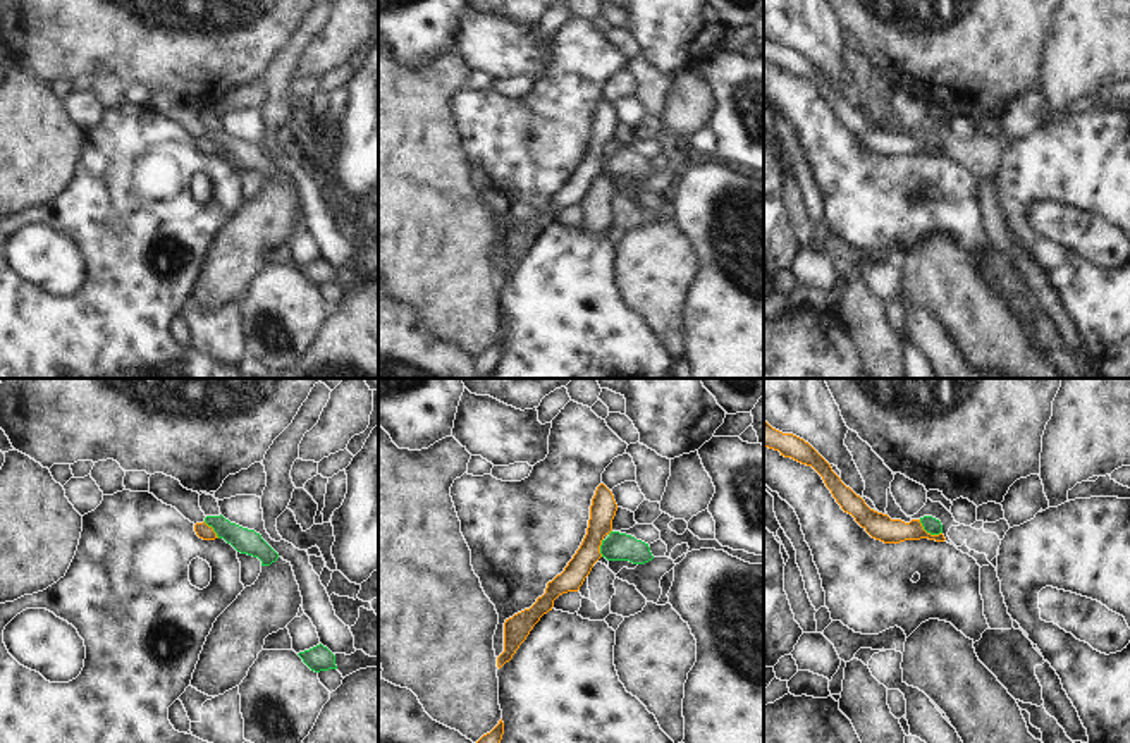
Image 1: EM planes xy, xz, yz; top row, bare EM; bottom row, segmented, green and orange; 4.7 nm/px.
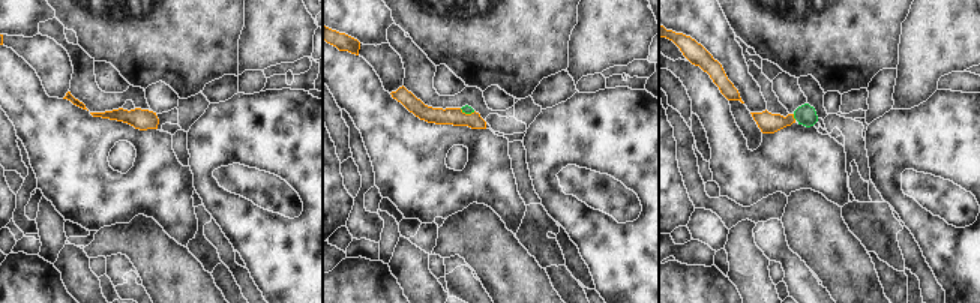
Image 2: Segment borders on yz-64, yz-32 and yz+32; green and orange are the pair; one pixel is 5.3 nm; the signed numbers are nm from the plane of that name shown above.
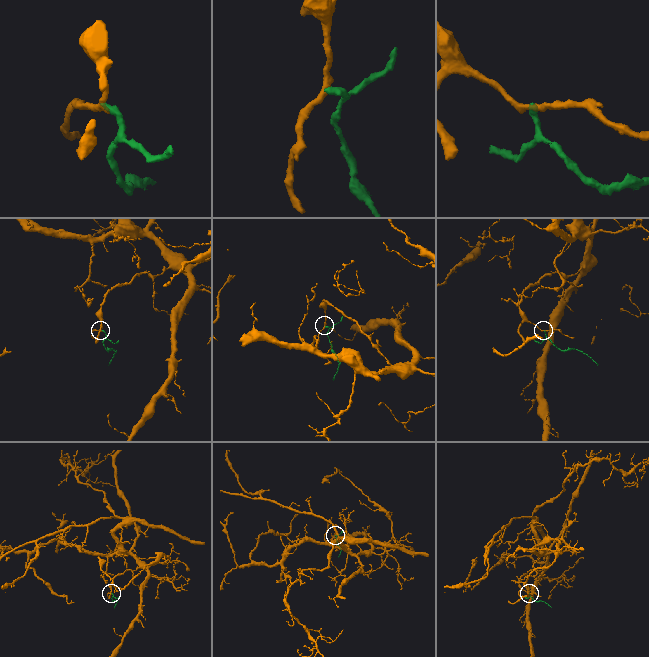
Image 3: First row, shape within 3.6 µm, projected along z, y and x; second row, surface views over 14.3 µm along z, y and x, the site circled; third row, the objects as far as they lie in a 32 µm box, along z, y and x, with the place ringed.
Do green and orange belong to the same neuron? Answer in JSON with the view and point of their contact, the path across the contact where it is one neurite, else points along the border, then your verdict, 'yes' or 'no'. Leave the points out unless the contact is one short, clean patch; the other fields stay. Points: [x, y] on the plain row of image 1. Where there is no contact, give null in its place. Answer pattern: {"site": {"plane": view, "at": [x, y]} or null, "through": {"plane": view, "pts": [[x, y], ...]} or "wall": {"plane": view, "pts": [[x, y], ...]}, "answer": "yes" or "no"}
{"site": {"plane": "yz", "at": [929, 147]}, "wall": {"plane": "yz", "pts": [[919, 135], [927, 147], [941, 148]]}, "answer": "no"}

